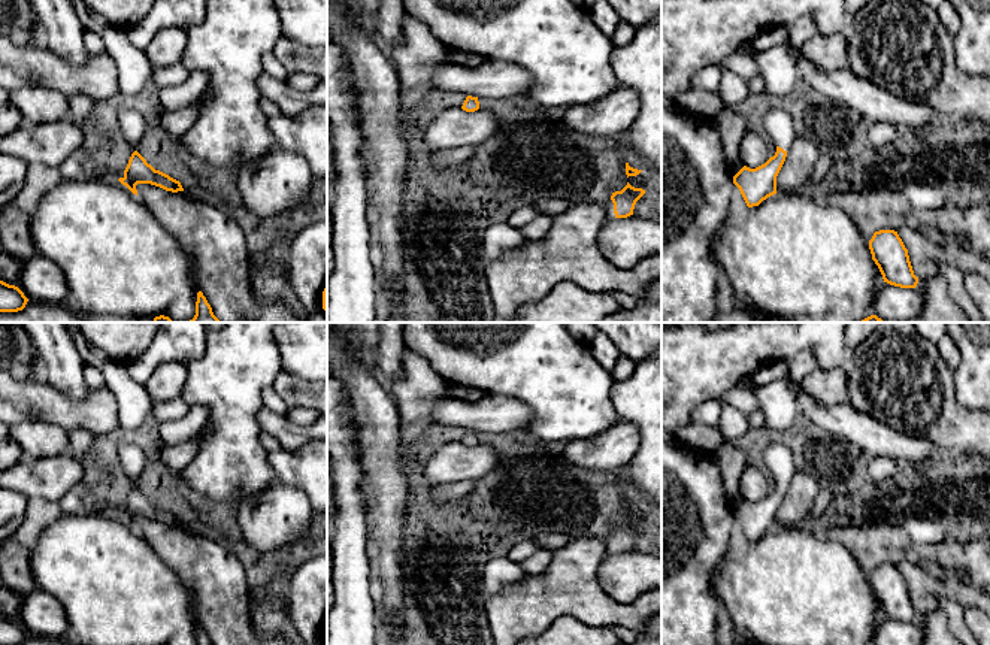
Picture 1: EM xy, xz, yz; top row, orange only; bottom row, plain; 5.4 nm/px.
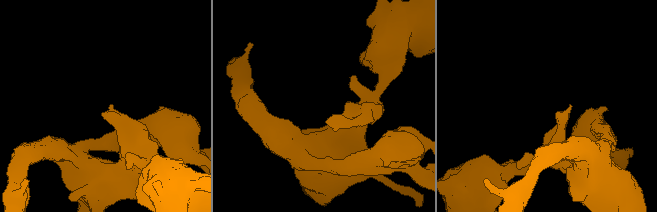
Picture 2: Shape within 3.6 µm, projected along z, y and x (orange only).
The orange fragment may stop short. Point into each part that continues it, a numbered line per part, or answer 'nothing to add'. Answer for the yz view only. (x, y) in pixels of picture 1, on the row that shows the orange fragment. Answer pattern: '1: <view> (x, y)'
1: yz (778, 124)

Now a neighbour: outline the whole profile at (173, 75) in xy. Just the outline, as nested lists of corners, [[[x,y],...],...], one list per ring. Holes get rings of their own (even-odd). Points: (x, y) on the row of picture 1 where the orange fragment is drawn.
[[[179,61],[167,67],[160,67],[152,70],[151,81],[158,90],[163,90],[163,88],[181,85],[182,82],[187,81],[190,73],[191,72],[187,70],[184,64]]]

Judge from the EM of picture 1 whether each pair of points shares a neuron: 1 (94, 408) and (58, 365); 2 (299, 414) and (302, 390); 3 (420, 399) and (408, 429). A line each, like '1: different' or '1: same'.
1: different
2: different
3: same

